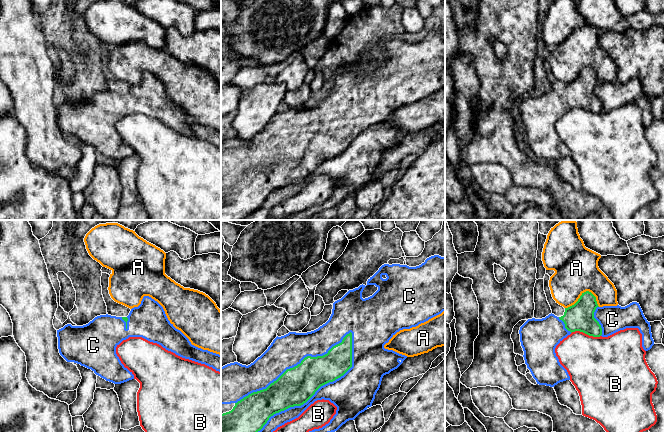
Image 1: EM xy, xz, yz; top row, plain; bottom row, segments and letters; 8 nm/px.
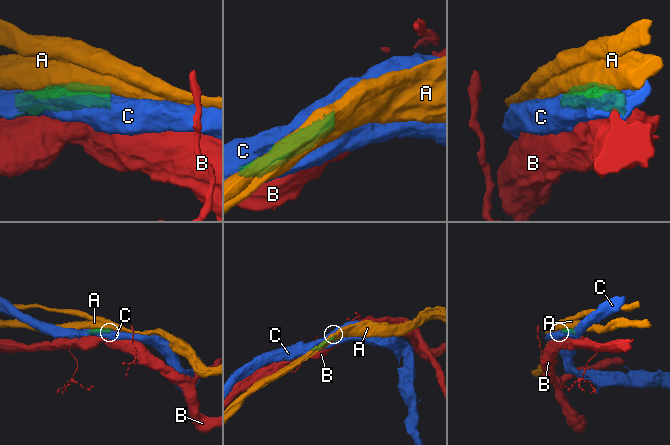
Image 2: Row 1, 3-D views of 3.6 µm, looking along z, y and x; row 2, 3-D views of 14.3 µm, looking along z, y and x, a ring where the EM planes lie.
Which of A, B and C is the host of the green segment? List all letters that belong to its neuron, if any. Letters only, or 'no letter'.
C

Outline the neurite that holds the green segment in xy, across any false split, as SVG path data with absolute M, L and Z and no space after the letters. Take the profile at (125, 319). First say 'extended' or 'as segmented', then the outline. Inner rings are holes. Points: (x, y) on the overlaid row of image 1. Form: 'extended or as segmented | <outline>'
extended | M144 296L138 307L131 309L127 317L100 315L83 326L65 325L57 330L58 349L67 362L74 362L91 369L96 375L114 384L134 379L134 375L121 363L116 347L129 337L142 337L161 345L176 355L212 367L221 372L221 355L203 350L191 344L189 339L168 320L163 307L149 296Z

